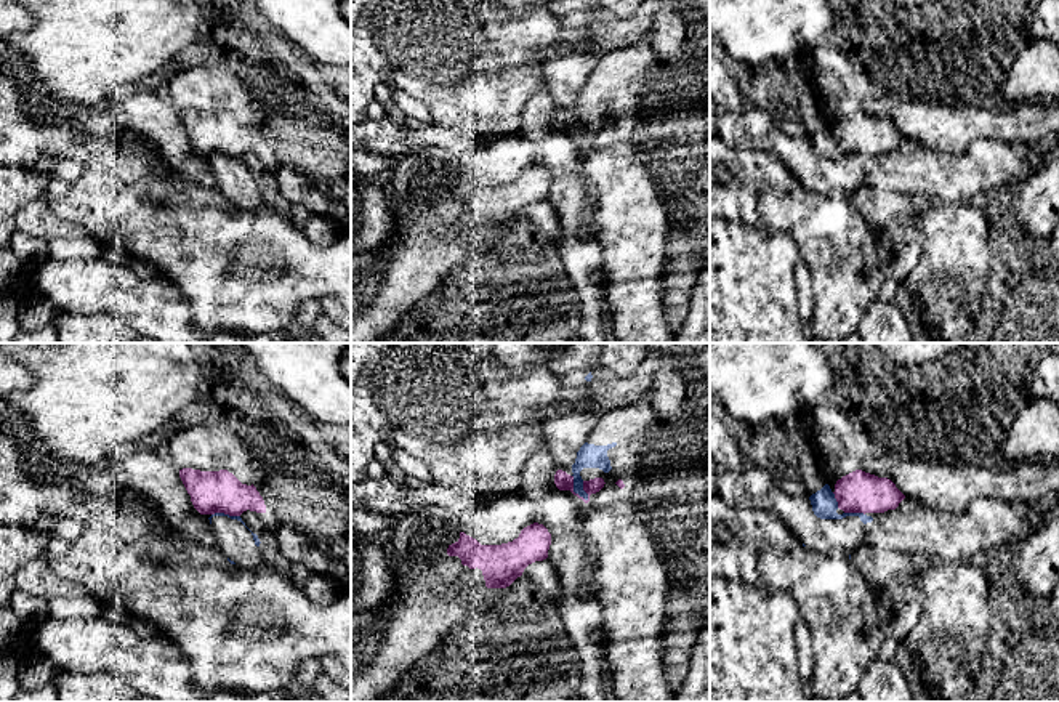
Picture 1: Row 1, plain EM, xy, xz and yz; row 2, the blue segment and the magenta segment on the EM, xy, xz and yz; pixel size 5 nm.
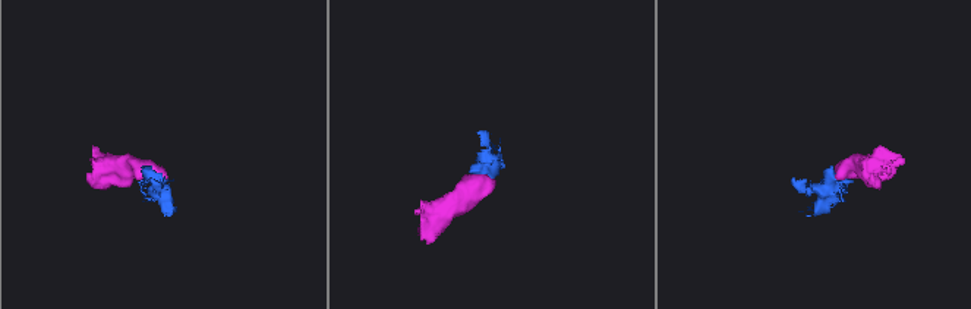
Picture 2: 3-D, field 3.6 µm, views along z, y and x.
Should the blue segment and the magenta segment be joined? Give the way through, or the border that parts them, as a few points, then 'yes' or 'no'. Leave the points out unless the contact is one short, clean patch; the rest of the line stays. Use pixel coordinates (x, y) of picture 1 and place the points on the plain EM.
border along xz (572, 116), (572, 130), (587, 141); no

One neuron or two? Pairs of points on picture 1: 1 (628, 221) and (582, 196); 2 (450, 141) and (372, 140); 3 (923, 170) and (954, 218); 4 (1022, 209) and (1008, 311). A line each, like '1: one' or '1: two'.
1: two
2: one
3: two
4: two

